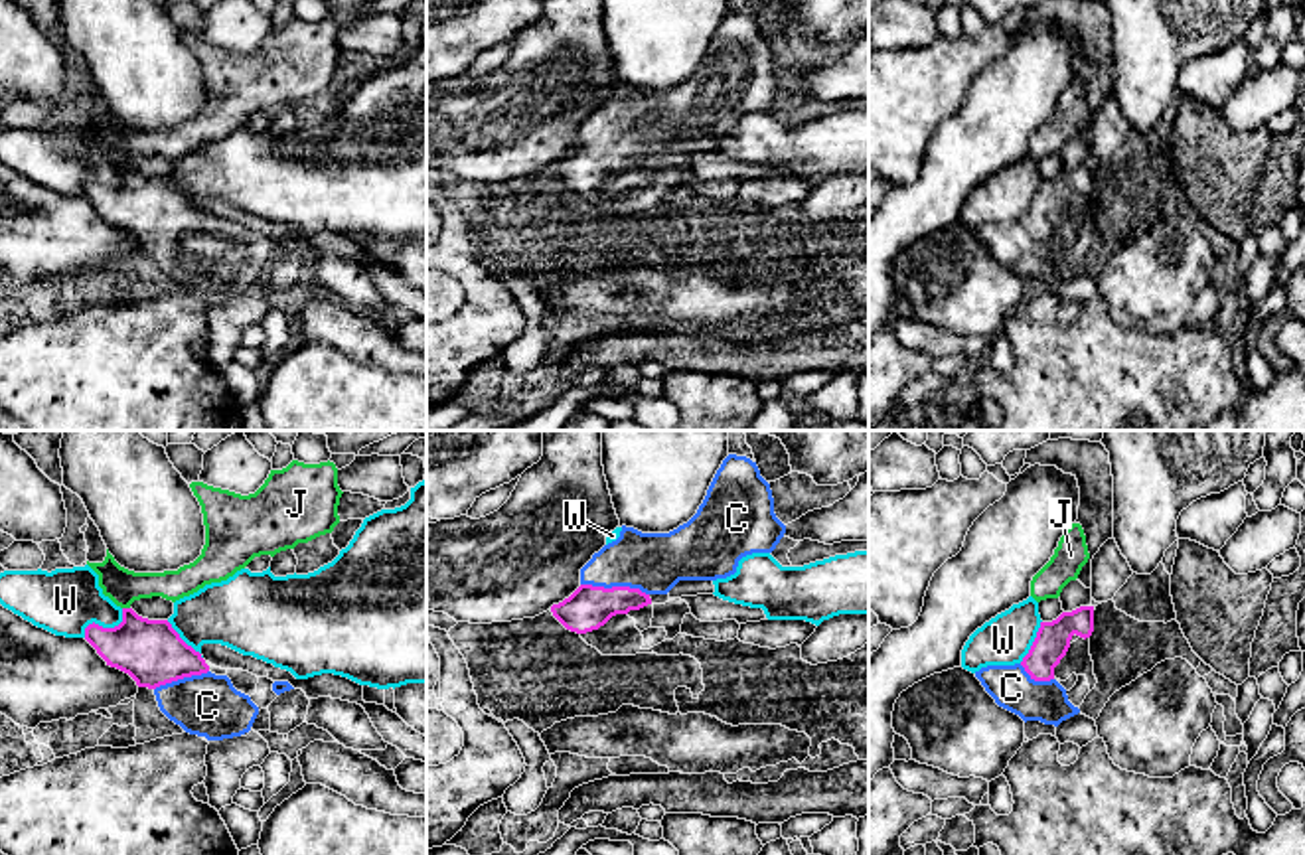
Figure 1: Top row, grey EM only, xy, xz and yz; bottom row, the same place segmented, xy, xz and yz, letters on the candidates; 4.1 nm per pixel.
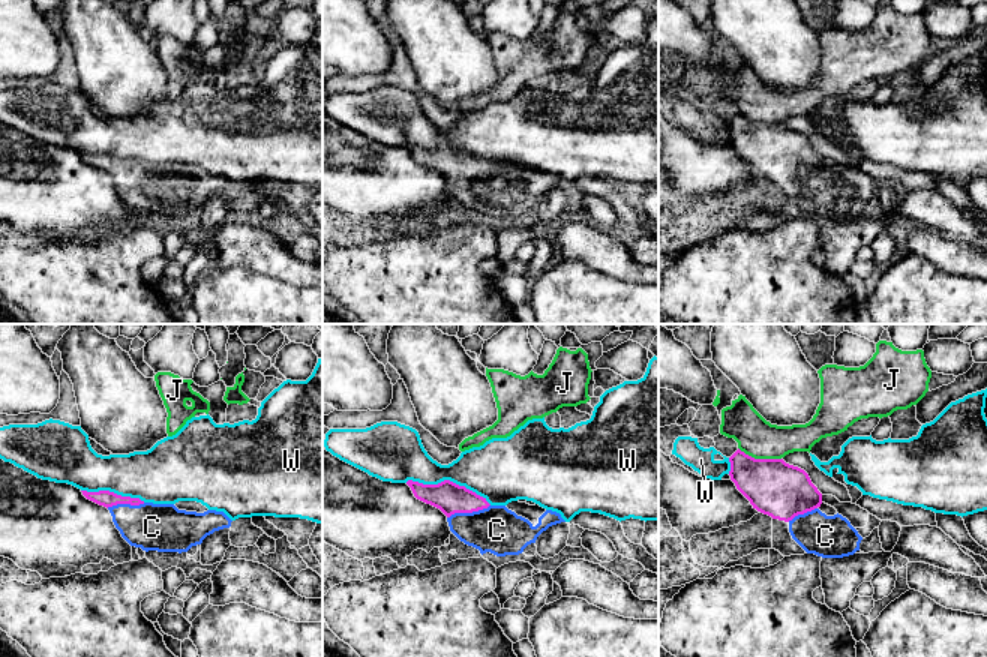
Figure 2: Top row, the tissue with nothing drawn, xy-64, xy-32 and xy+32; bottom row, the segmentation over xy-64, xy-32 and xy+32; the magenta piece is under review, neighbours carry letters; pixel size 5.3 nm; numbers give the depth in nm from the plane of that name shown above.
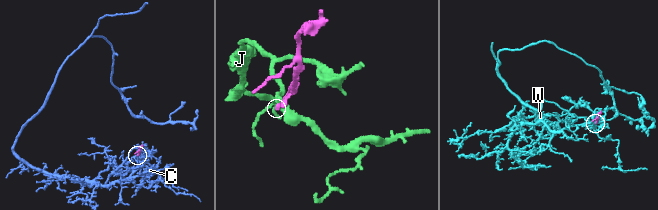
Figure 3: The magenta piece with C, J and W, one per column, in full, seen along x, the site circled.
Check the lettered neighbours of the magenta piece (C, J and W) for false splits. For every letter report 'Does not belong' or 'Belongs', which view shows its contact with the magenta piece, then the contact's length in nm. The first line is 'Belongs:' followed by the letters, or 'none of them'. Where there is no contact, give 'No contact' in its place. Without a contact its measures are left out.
Belongs: C
C: Belongs. Touches magenta in xz. Shared border 280 nm
J: Does not belong. Touches magenta in xy. Shared border 30 nm
W: Does not belong. Touches magenta in xy. Shared border 200 nm

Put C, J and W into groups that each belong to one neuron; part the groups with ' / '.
C / J / W

